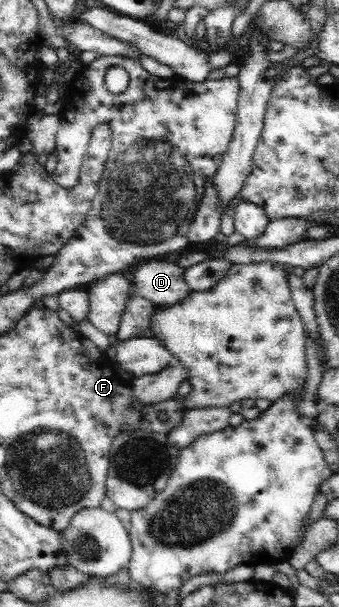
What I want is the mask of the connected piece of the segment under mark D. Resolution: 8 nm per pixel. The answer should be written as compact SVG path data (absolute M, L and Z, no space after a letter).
M146 260L131 272L132 292L146 298L155 307L167 308L191 294L191 289L183 281L183 272L185 270L175 262Z

